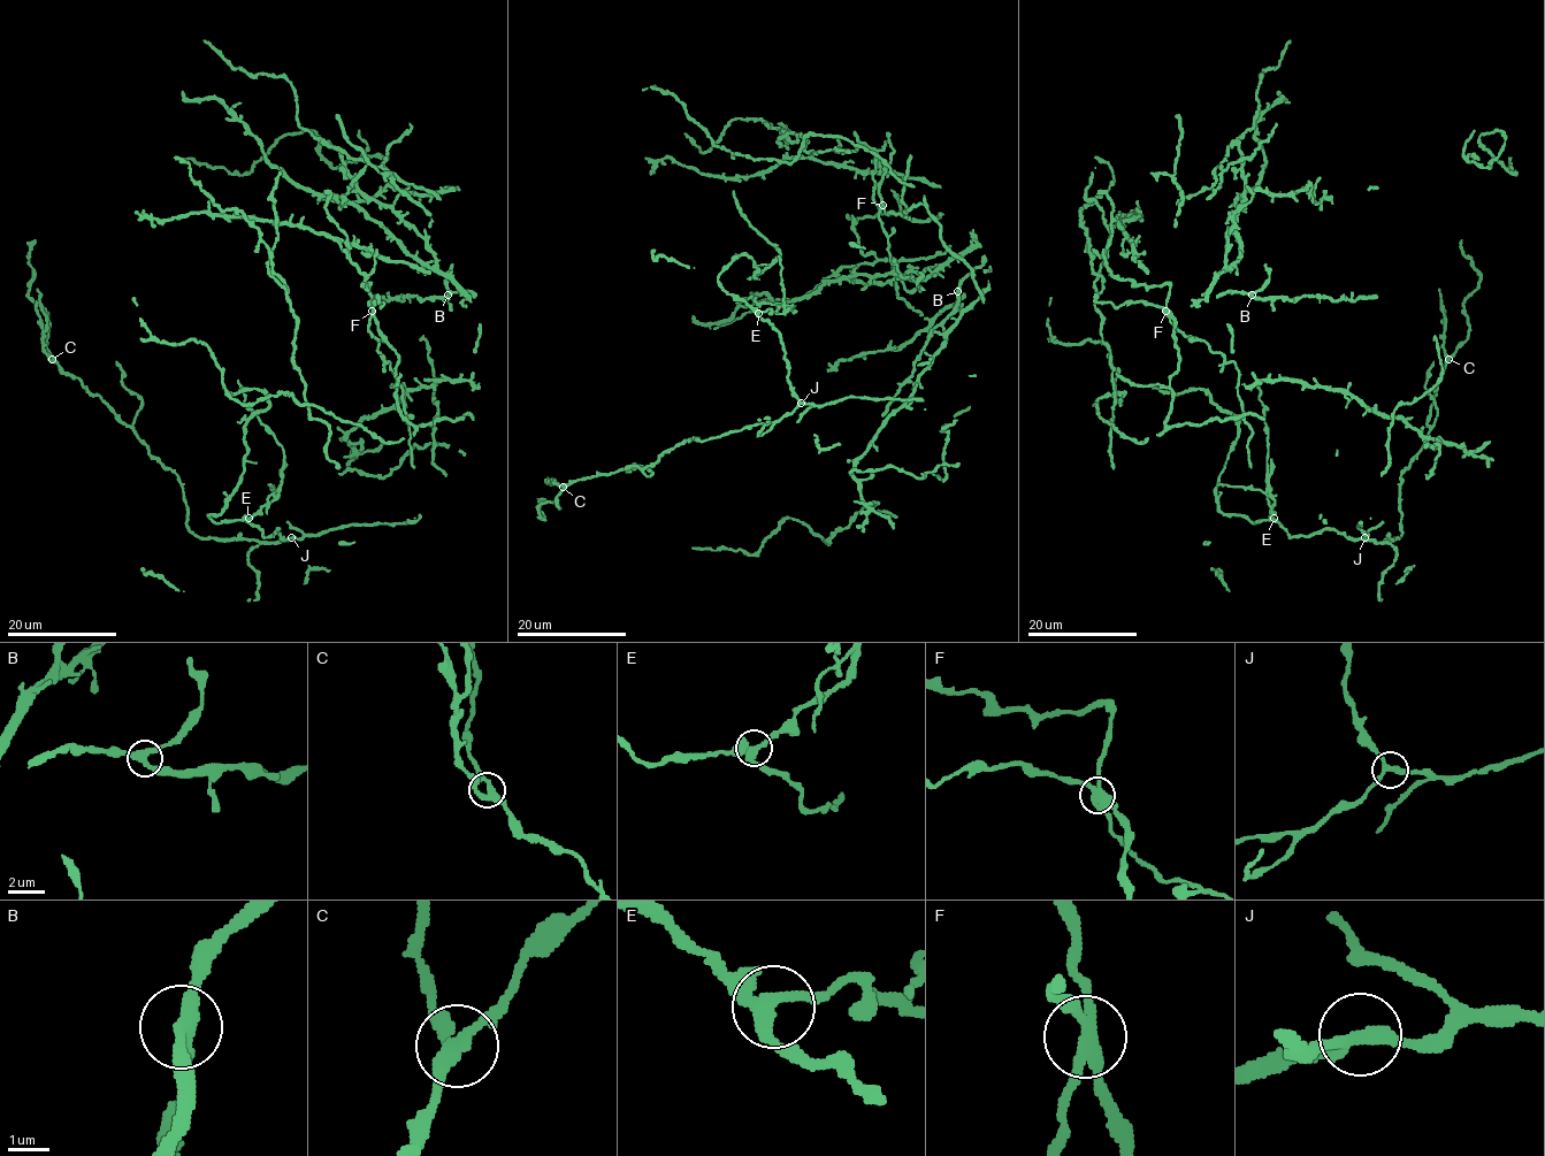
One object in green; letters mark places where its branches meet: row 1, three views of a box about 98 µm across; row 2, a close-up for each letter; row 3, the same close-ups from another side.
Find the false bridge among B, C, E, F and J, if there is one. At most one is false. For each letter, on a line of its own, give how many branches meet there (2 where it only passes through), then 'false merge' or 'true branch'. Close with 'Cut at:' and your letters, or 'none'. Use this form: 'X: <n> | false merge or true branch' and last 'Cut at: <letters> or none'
B: 3 | true branch
C: 3 | true branch
E: 3 | true branch
F: 4 | false merge
J: 3 | true branch
Cut at: F

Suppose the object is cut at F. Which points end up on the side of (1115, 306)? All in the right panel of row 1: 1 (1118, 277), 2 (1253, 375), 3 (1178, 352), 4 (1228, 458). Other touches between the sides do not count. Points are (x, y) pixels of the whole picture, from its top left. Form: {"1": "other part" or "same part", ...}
{"1": "other part", "2": "other part", "3": "other part", "4": "other part"}

